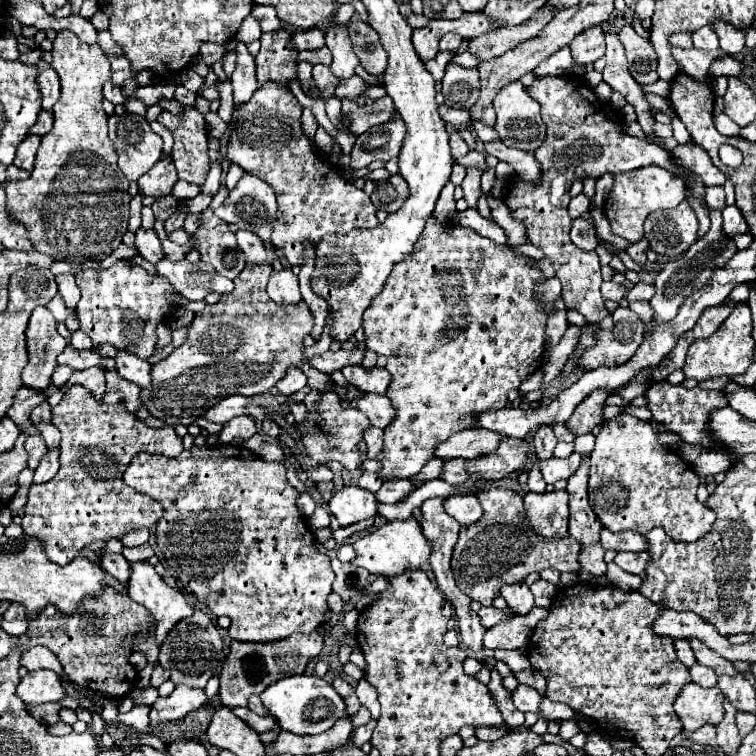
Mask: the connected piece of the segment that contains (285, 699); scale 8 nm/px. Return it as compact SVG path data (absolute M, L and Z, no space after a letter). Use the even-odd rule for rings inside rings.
M309 674L287 676L279 682L273 682L261 692L261 702L267 712L277 720L279 728L291 734L321 734L323 730L333 726L333 722L345 716L345 702L335 692L335 688L323 678Z

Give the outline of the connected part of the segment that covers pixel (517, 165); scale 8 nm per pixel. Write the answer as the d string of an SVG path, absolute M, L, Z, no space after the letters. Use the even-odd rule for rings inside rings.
M501 140L485 144L485 152L497 156L501 162L511 164L517 170L517 176L521 176L523 180L529 180L529 182L539 180L539 162L535 162L533 152L521 152L515 148L507 148Z

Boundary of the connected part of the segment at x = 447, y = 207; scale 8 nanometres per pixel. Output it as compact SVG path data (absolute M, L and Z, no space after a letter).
M447 182L441 190L441 196L437 200L437 206L433 210L433 218L437 222L449 222L455 216L455 200L453 200L453 184Z

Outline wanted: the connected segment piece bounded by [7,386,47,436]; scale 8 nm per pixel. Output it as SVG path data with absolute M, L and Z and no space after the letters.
M21 388L17 394L15 394L15 400L11 404L11 410L7 412L15 422L17 426L27 434L27 436L40 435L40 431L35 428L35 425L29 422L29 414L35 406L39 406L47 396L43 392L37 392L37 390L31 390L31 388Z

